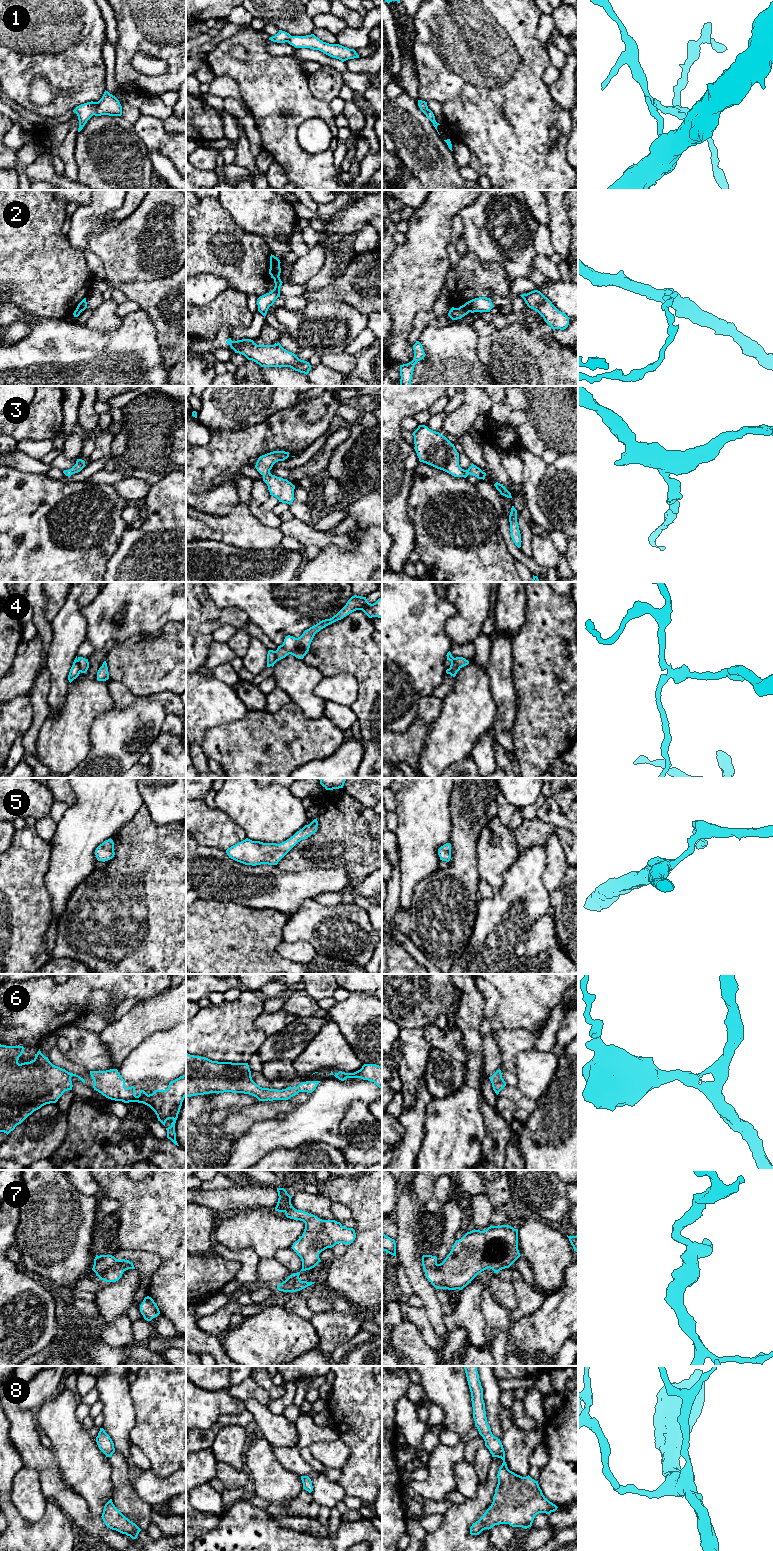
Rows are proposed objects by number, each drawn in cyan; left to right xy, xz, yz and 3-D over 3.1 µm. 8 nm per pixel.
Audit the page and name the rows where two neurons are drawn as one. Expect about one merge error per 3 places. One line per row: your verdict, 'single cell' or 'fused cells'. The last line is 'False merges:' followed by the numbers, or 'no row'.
1: fused cells
2: fused cells
3: single cell
4: fused cells
5: single cell
6: single cell
7: single cell
8: single cell
False merges: 1, 2, 4

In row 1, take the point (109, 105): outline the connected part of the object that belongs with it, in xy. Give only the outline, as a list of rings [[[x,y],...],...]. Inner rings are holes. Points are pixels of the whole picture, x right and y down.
[[[105,90],[102,98],[97,102],[97,108],[93,115],[121,116],[122,106],[115,96]]]

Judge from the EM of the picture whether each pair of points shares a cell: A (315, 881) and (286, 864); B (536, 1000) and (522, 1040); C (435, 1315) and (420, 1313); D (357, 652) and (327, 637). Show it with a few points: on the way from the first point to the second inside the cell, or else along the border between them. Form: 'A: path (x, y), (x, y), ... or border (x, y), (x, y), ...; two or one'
A: border (276, 865), (289, 872), (322, 868); two
B: border (503, 1027), (509, 1029), (526, 1028), (532, 1032); two
C: border (422, 1307), (431, 1326), (438, 1335); two
D: path (350, 646), (336, 646), (334, 644); one

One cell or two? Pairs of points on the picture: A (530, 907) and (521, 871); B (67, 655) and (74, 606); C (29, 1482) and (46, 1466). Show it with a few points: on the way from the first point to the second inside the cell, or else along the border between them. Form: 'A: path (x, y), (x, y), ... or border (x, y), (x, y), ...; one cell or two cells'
A: path (527, 898), (523, 893), (523, 880); one cell
B: path (67, 643), (69, 618); one cell
C: border (23, 1465), (33, 1468), (38, 1473), (44, 1496); two cells

